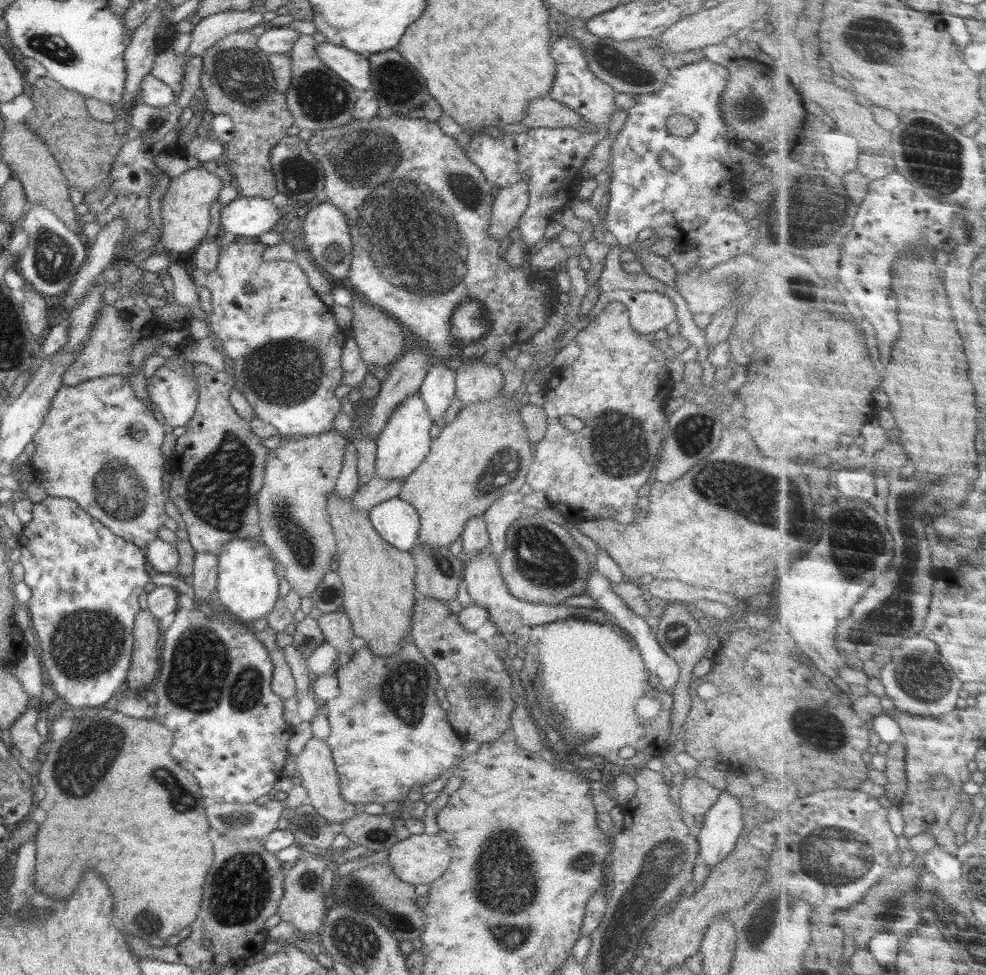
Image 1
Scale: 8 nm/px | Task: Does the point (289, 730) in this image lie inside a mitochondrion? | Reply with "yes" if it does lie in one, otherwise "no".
no

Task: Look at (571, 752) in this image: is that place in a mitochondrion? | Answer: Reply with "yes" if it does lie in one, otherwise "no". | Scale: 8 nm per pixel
no

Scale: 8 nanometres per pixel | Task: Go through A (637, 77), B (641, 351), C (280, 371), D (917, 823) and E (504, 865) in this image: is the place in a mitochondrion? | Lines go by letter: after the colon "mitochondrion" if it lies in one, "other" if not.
A: other
B: other
C: mitochondrion
D: other
E: mitochondrion

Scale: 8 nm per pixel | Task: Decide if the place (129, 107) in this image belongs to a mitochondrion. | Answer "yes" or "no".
no

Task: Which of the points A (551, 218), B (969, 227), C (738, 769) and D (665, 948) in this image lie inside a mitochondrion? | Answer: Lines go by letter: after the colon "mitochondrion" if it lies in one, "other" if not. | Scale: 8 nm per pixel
A: other
B: mitochondrion
C: other
D: other

